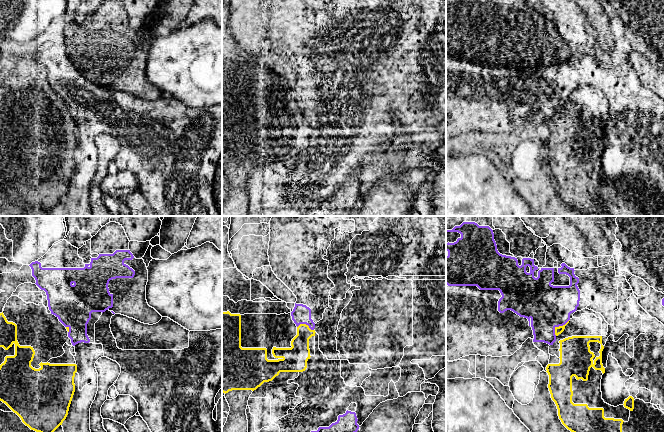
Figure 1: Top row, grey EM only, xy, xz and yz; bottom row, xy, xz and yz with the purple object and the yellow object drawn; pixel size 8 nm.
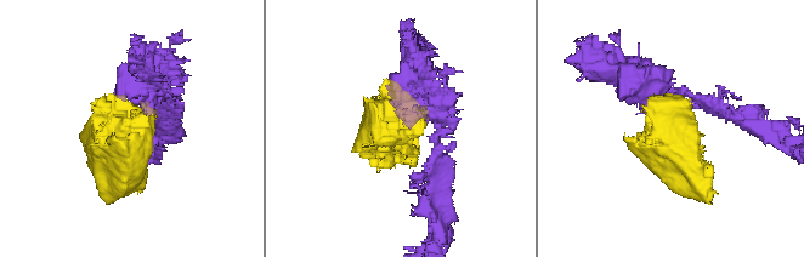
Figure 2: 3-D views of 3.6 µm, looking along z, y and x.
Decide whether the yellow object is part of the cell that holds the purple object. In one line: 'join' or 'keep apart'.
keep apart

